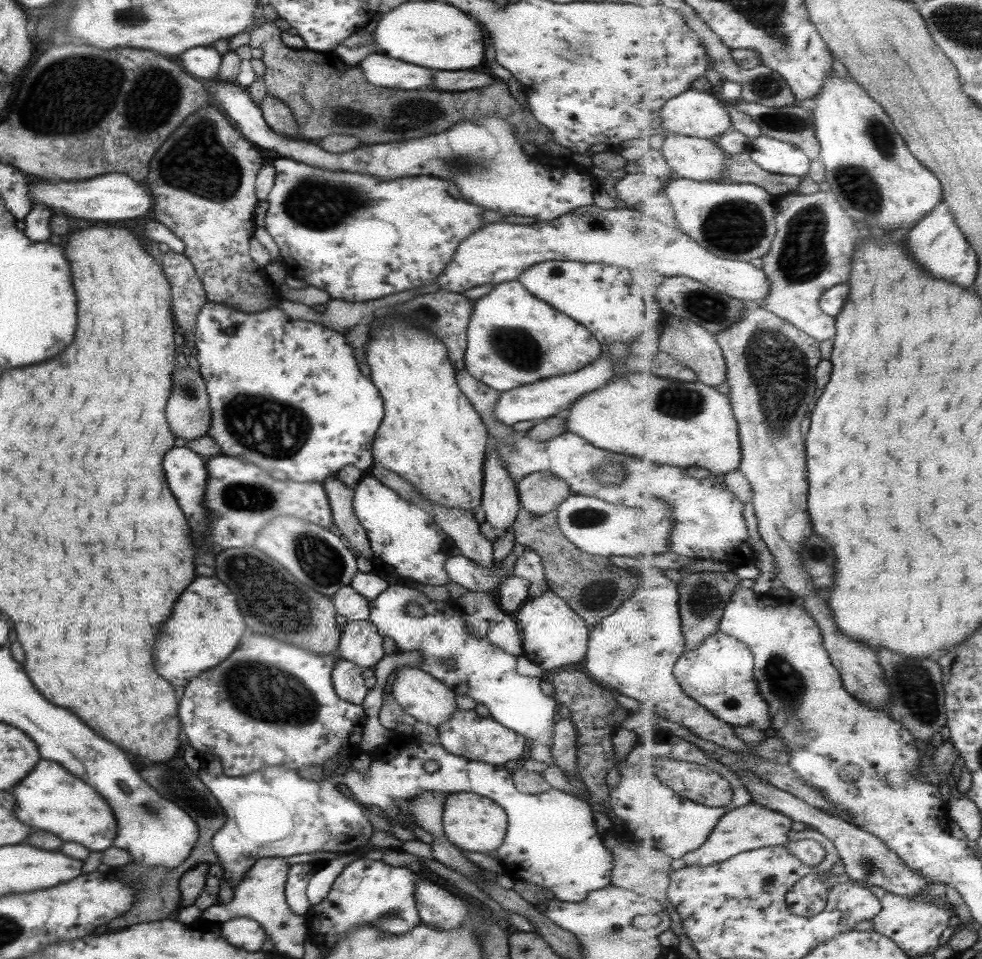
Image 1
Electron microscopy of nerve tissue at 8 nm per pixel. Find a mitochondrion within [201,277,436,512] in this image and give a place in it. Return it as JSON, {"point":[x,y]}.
{"point":[275,430]}

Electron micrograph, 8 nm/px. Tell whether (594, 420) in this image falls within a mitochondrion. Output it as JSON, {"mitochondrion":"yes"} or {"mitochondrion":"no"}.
{"mitochondrion":"no"}

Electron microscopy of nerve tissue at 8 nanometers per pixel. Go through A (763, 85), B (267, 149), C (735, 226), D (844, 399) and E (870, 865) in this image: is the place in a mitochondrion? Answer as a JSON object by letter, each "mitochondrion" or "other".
{"A":"mitochondrion","B":"other","C":"mitochondrion","D":"other","E":"mitochondrion"}

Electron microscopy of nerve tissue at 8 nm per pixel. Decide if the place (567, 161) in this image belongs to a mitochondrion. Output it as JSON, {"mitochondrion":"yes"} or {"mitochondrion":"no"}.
{"mitochondrion":"no"}

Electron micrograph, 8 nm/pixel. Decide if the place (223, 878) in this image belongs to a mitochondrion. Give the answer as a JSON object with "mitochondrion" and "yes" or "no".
{"mitochondrion":"no"}

